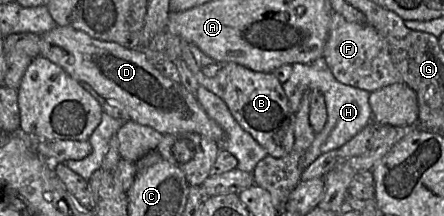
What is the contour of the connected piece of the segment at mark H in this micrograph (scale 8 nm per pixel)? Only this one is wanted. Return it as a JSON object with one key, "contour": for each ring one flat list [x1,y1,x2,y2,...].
{"contour":[[322,62,292,64,291,74,287,81,282,83,282,86,292,113,298,111,303,93,306,90,318,90,325,98,327,120,322,130,315,134,312,143,302,157,302,170,321,154,339,149,365,126,373,123,372,110,369,105,370,92,339,82]]}

